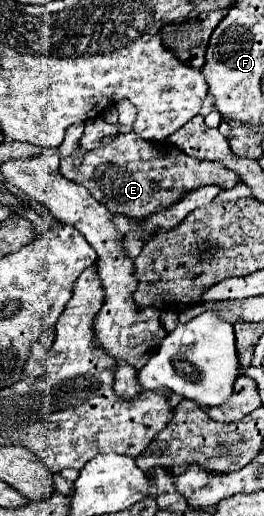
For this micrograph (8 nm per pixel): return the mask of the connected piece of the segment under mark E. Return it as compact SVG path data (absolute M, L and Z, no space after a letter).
M120 133L114 137L114 141L94 151L82 151L82 145L78 143L68 157L60 159L60 173L78 185L84 185L108 211L134 219L142 219L156 209L178 201L184 191L202 185L220 185L230 189L240 181L234 171L228 171L218 163L188 157L166 141L144 141L136 133Z

